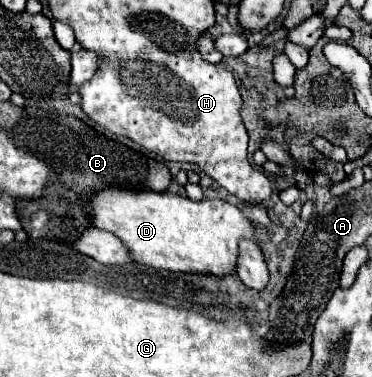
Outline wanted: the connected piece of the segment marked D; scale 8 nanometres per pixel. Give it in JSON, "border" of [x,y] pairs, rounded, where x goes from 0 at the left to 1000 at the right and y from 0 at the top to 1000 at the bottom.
{"border":[[[272,504],[234,546],[245,546],[245,578],[255,578],[261,605],[325,631],[374,700],[422,716],[621,732],[637,711],[648,637],[680,637],[702,658],[734,631],[728,610],[675,594],[637,546],[594,525],[513,536],[503,520],[454,509]]]}

